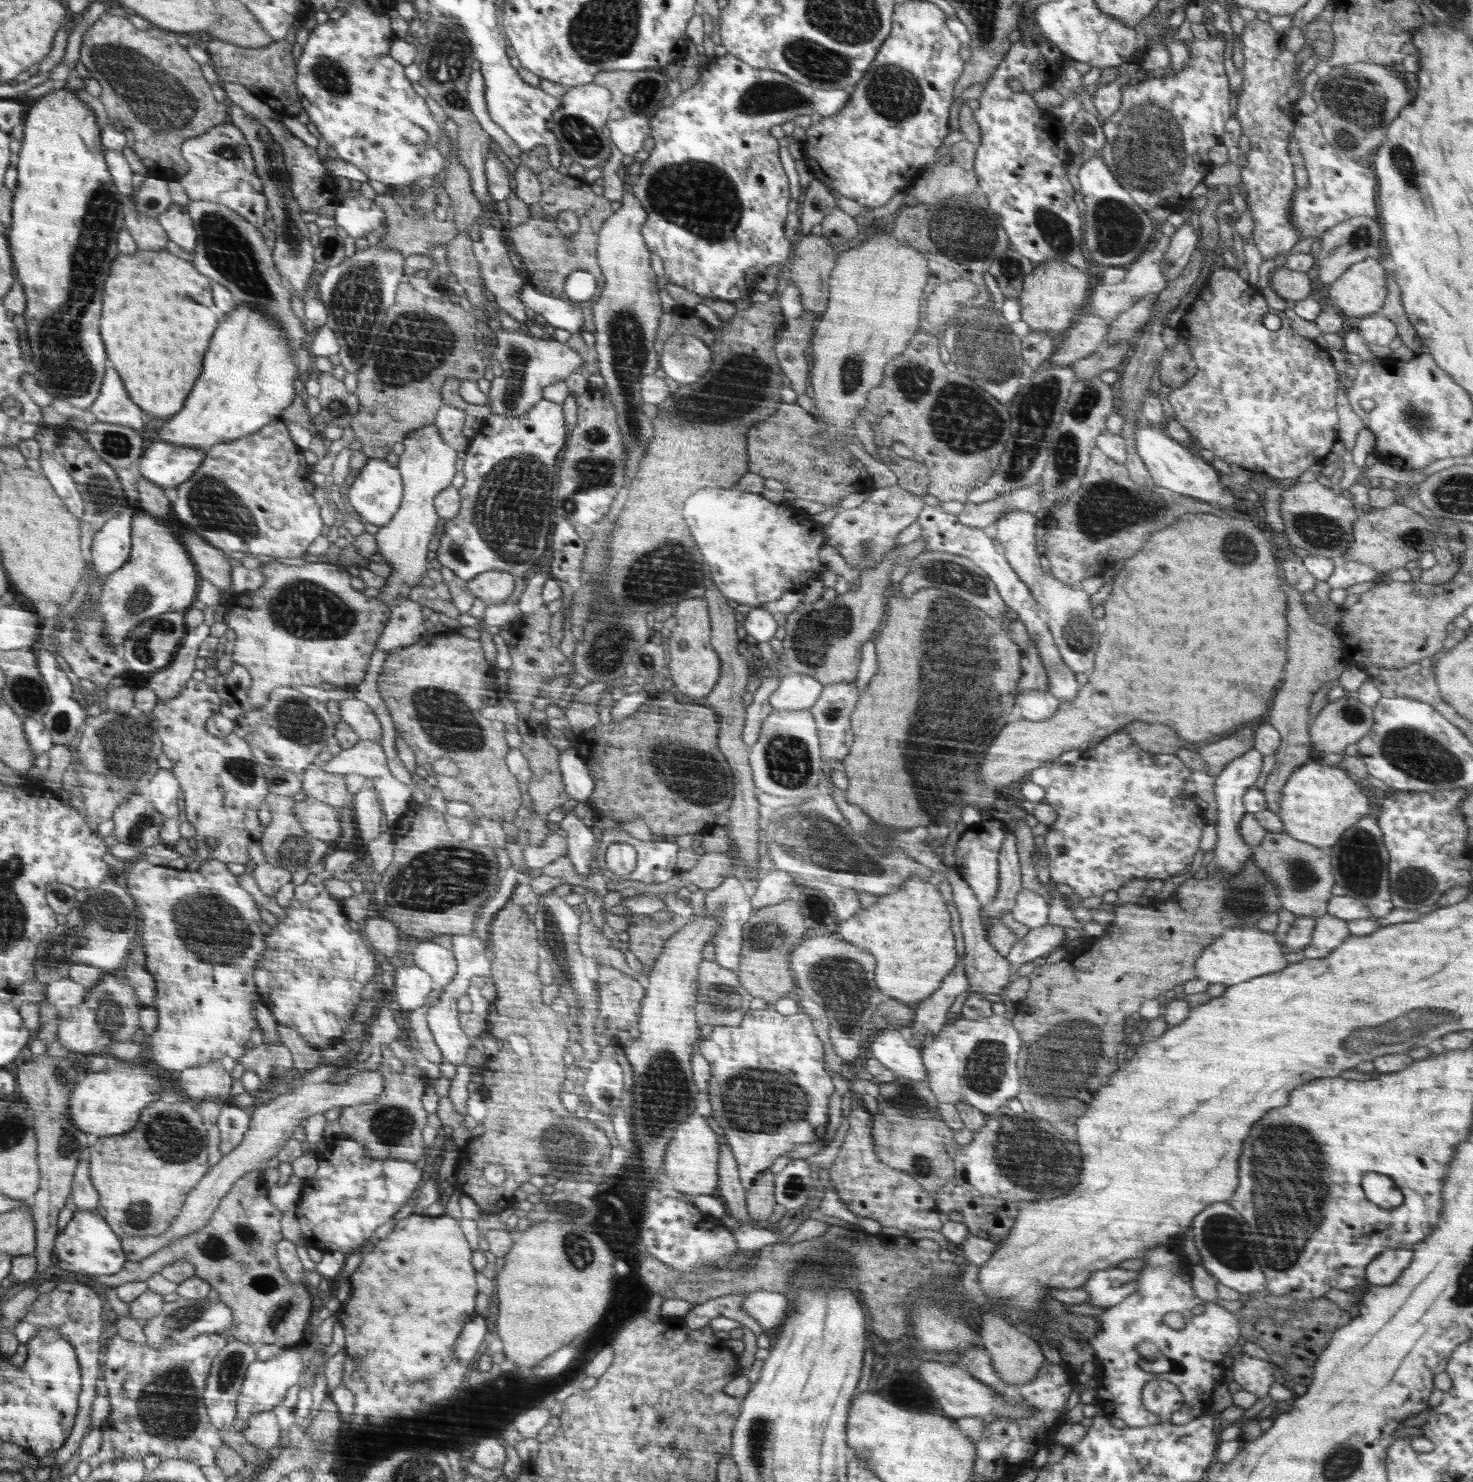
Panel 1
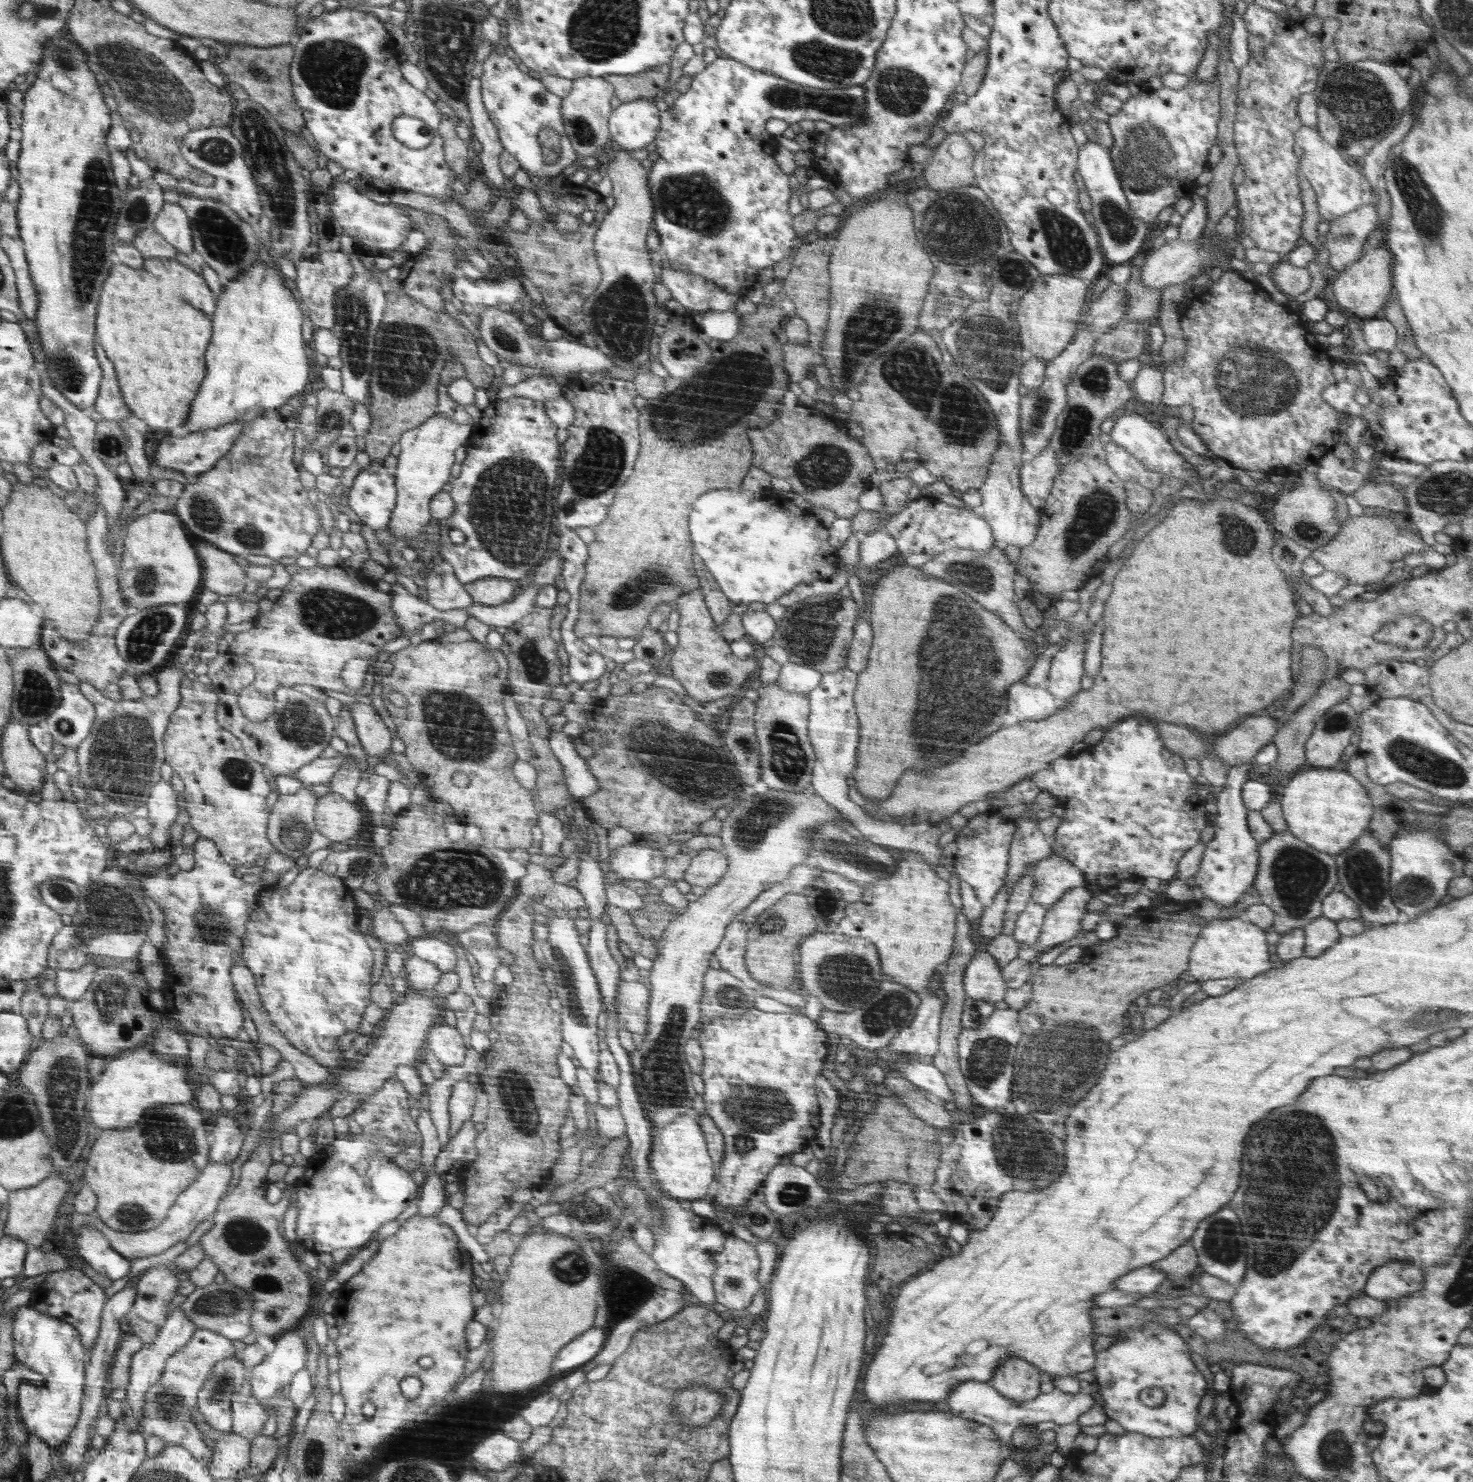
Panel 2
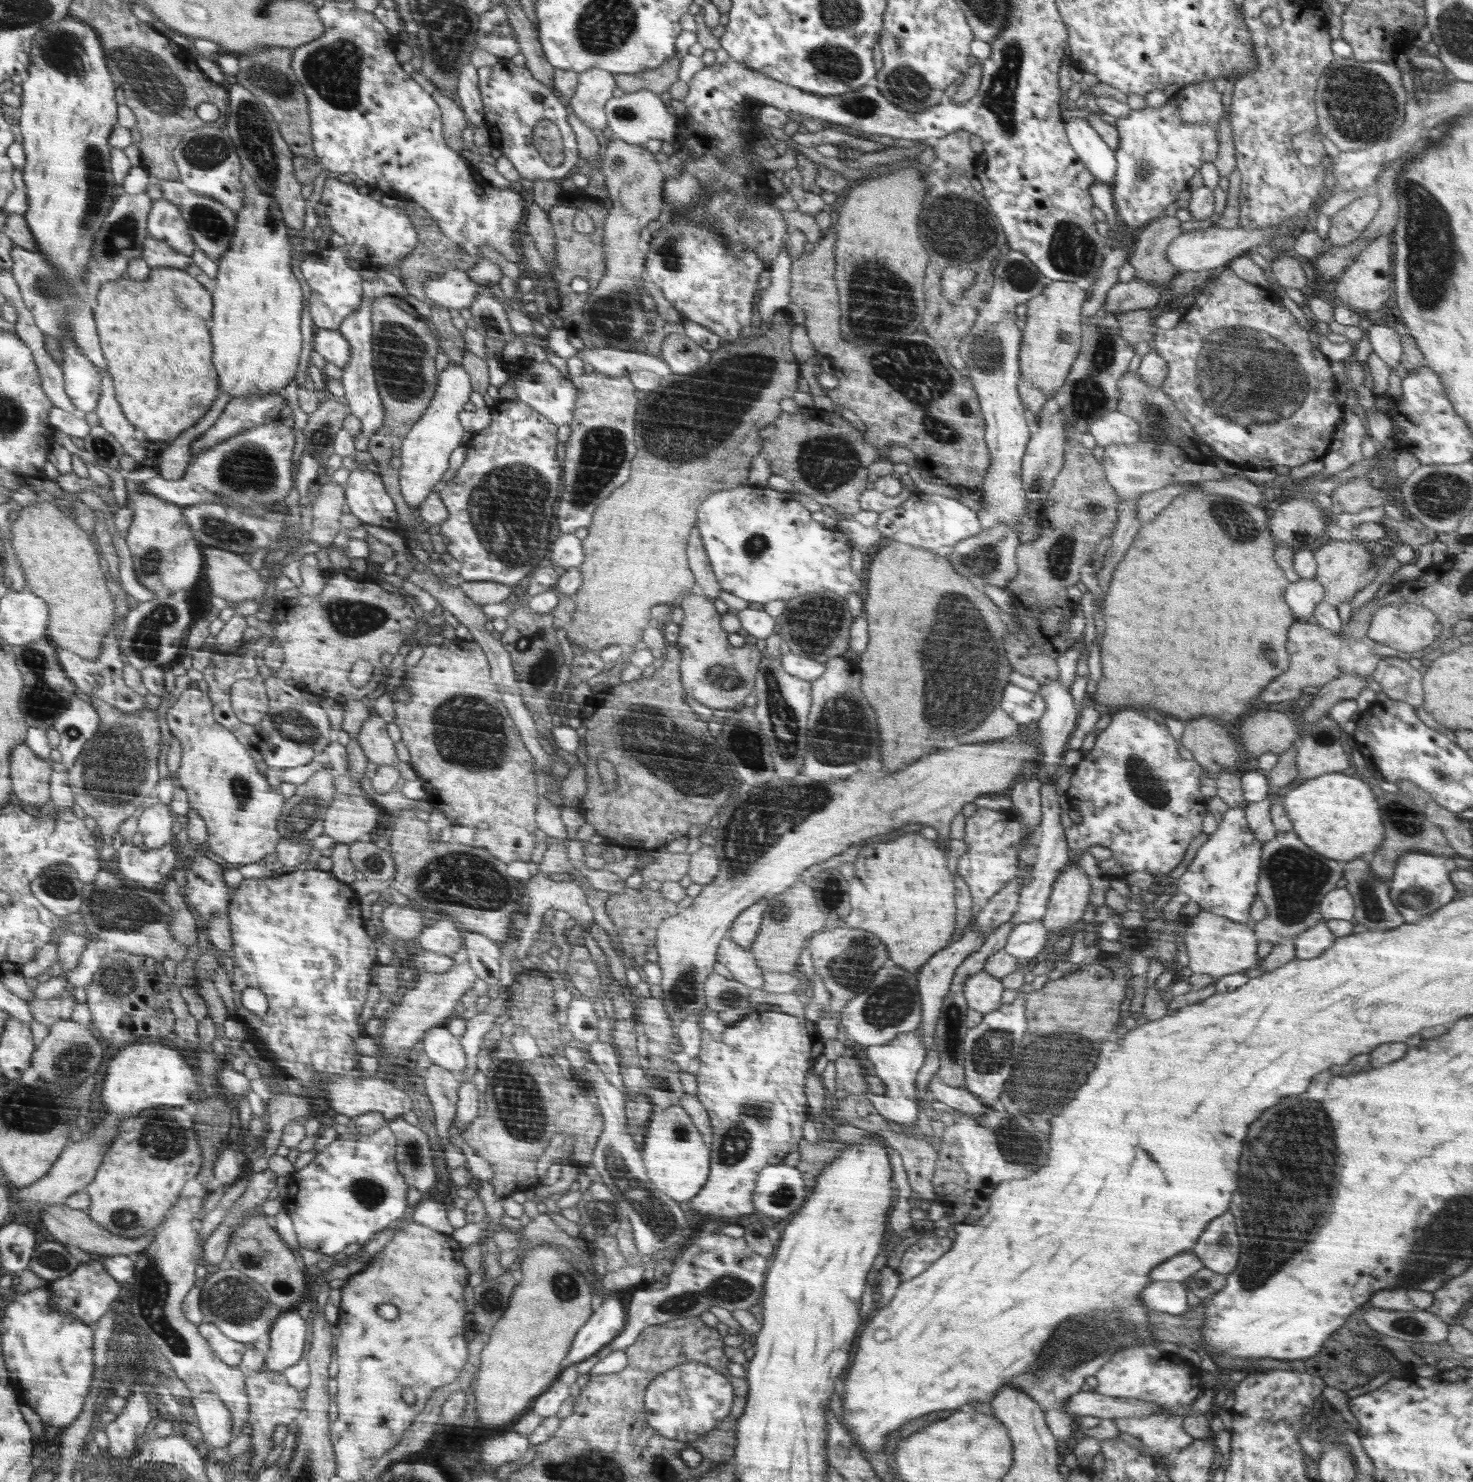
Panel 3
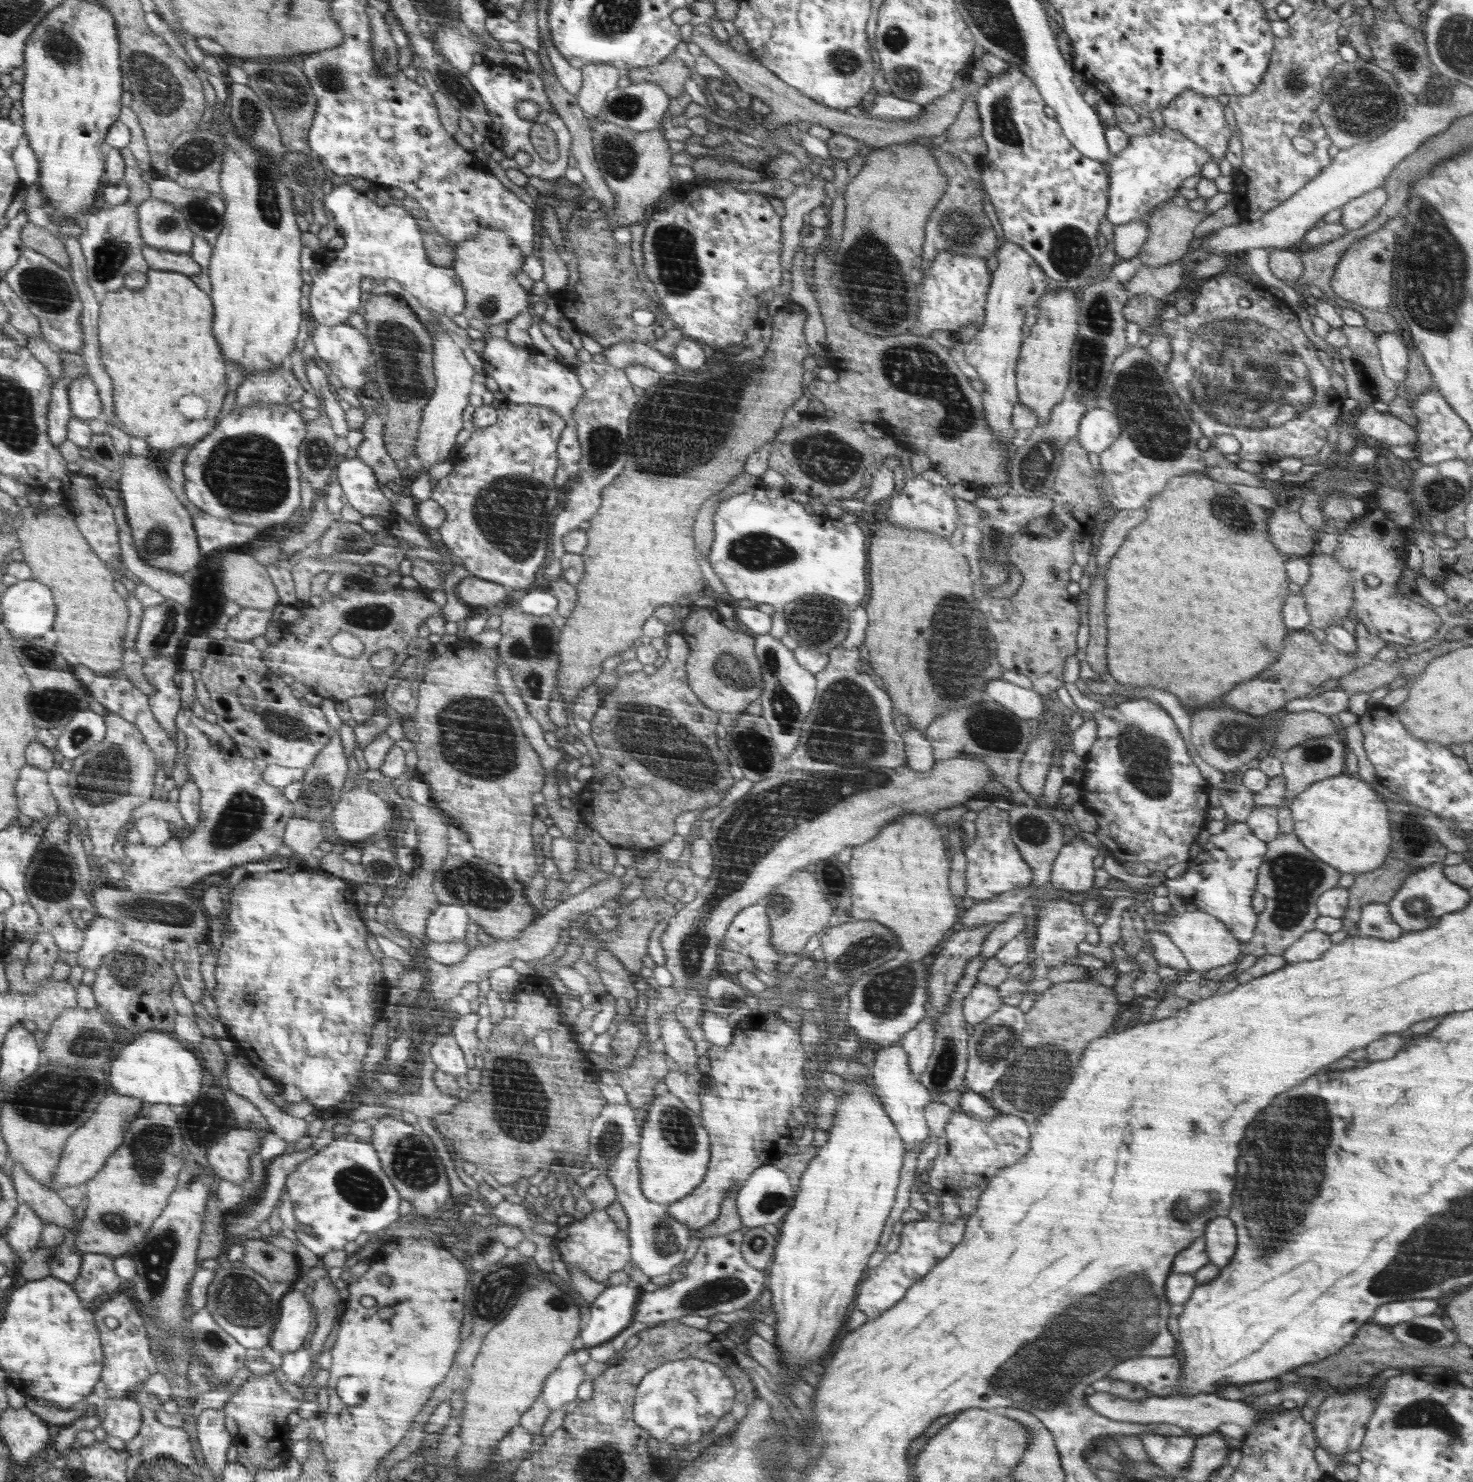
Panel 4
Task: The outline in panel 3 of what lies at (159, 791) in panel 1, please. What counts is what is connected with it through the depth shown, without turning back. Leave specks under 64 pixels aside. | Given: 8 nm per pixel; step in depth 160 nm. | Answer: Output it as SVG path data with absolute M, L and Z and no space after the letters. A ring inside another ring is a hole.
M156 802L154 808L148 808L142 820L139 820L139 829L147 848L162 848L171 843L175 837L174 822L176 820L168 804Z

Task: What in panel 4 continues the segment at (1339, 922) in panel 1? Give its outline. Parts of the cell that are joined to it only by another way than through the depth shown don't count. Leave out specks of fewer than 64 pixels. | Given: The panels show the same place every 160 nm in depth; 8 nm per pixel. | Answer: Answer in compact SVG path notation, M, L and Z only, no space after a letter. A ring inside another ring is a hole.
M1314 929L1302 935L1282 955L1287 964L1296 964L1320 958L1332 945L1329 934Z

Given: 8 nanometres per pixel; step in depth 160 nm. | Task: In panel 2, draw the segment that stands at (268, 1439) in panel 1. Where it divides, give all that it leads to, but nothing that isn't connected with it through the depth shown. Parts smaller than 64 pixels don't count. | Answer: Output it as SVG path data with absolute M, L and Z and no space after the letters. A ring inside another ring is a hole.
M237 1392L233 1394L231 1408L233 1432L250 1441L262 1434L269 1413L259 1401L252 1396L247 1396L244 1392Z

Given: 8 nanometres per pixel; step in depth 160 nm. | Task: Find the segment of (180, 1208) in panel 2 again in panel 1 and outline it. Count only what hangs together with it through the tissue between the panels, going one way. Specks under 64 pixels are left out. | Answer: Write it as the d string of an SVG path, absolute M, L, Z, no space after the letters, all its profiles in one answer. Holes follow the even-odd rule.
M378 1068L373 1072L364 1072L351 1075L345 1082L334 1084L331 1081L322 1084L308 1084L296 1087L296 1090L278 1096L265 1105L254 1106L252 1118L244 1139L235 1150L224 1155L218 1164L211 1167L205 1178L189 1192L185 1207L174 1221L170 1230L160 1236L129 1236L122 1238L129 1260L140 1262L156 1254L165 1246L171 1245L173 1240L182 1238L197 1231L211 1219L212 1213L217 1209L220 1199L238 1182L238 1180L251 1170L266 1168L268 1160L278 1155L283 1146L293 1137L294 1129L303 1124L305 1119L313 1114L322 1114L326 1110L337 1107L354 1106L372 1102L383 1090L384 1079L378 1075Z

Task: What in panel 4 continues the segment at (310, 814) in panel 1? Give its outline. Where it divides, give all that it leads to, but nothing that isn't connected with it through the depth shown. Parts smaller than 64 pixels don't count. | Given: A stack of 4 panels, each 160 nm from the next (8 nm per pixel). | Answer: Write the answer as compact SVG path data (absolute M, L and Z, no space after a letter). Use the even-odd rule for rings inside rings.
M356 787L341 793L330 825L341 842L353 843L380 832L390 818L392 806L384 798L378 798L367 787Z

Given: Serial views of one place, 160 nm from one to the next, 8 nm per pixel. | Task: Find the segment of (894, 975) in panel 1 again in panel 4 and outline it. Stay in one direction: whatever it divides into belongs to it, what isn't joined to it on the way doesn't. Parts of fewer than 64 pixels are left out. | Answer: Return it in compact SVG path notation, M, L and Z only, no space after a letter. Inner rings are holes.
M934 814L900 815L892 823L881 828L878 836L862 846L851 847L851 909L849 915L855 920L876 920L897 933L901 941L905 959L922 962L950 932L950 928L959 922L958 907L952 902L948 892L948 858L942 842L942 832L930 822Z

